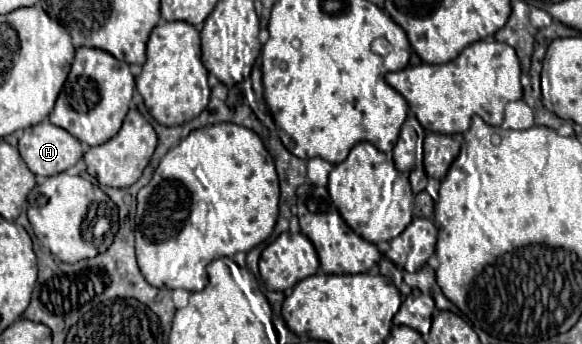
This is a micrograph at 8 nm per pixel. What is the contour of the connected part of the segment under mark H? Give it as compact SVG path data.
M49 119L23 131L19 137L19 153L27 167L41 177L63 173L83 157L79 139L51 125Z

